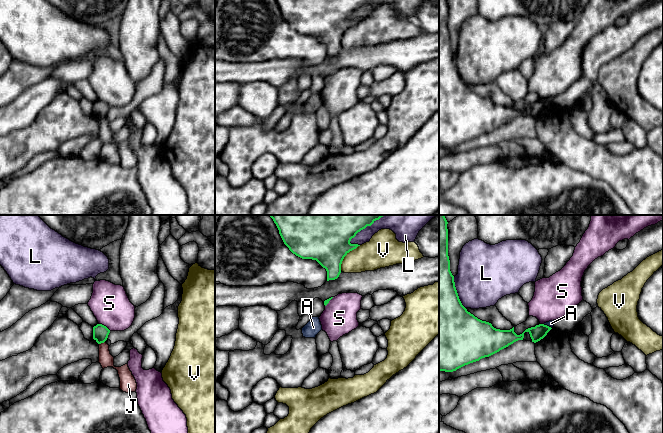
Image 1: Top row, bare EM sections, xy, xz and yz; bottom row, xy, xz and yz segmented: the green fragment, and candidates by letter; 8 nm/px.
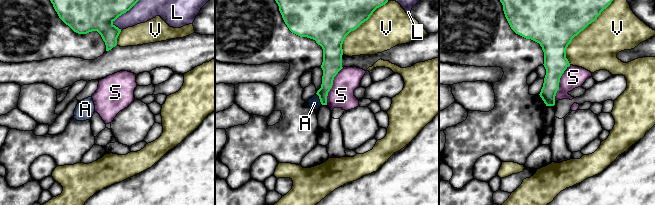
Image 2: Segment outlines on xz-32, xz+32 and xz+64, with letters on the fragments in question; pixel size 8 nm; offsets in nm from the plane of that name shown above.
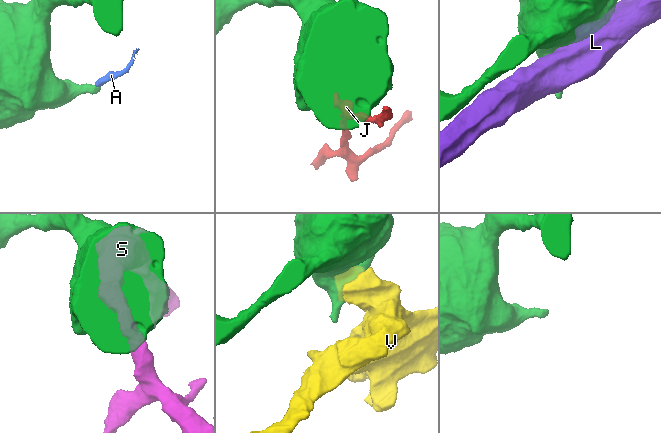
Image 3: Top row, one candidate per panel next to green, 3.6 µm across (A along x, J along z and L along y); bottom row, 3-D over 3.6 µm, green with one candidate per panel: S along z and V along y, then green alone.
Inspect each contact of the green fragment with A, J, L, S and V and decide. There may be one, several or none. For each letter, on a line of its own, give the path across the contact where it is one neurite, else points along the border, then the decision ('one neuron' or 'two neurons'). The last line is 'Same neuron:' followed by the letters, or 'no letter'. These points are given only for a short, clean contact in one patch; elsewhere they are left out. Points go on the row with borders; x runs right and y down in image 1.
A: border yz (543, 324), (551, 328); two neurons
J: border xy (104, 341), (99, 344); two neurons
L: two neurons
S: border xy (99, 323), (110, 330); two neurons
V: two neurons
Same neuron: no letter

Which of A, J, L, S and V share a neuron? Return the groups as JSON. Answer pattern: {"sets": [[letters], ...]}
{"sets": [["A"], ["J"], ["L"], ["S"], ["V"]]}

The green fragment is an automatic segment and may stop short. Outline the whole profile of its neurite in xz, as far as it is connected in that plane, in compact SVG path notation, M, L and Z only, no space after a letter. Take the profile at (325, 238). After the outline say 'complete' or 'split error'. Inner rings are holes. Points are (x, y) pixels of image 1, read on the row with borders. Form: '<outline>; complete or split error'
M270 215L270 217L289 250L302 259L316 260L326 269L329 281L339 277L344 257L360 246L351 244L351 239L383 215Z; complete

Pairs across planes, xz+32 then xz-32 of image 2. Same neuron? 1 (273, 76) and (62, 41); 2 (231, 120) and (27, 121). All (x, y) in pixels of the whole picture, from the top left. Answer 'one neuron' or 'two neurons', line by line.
1: two neurons
2: one neuron

